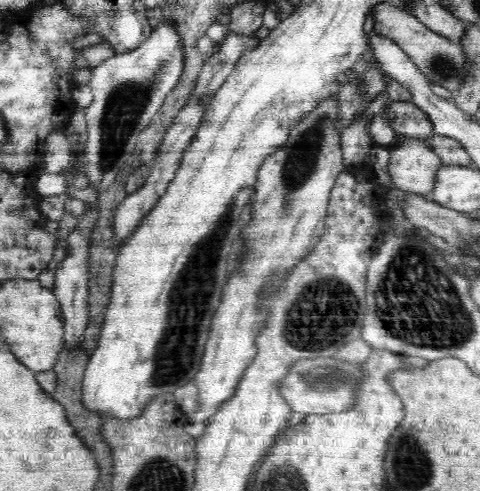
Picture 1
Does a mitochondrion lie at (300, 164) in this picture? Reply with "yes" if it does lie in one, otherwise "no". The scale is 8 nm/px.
yes

